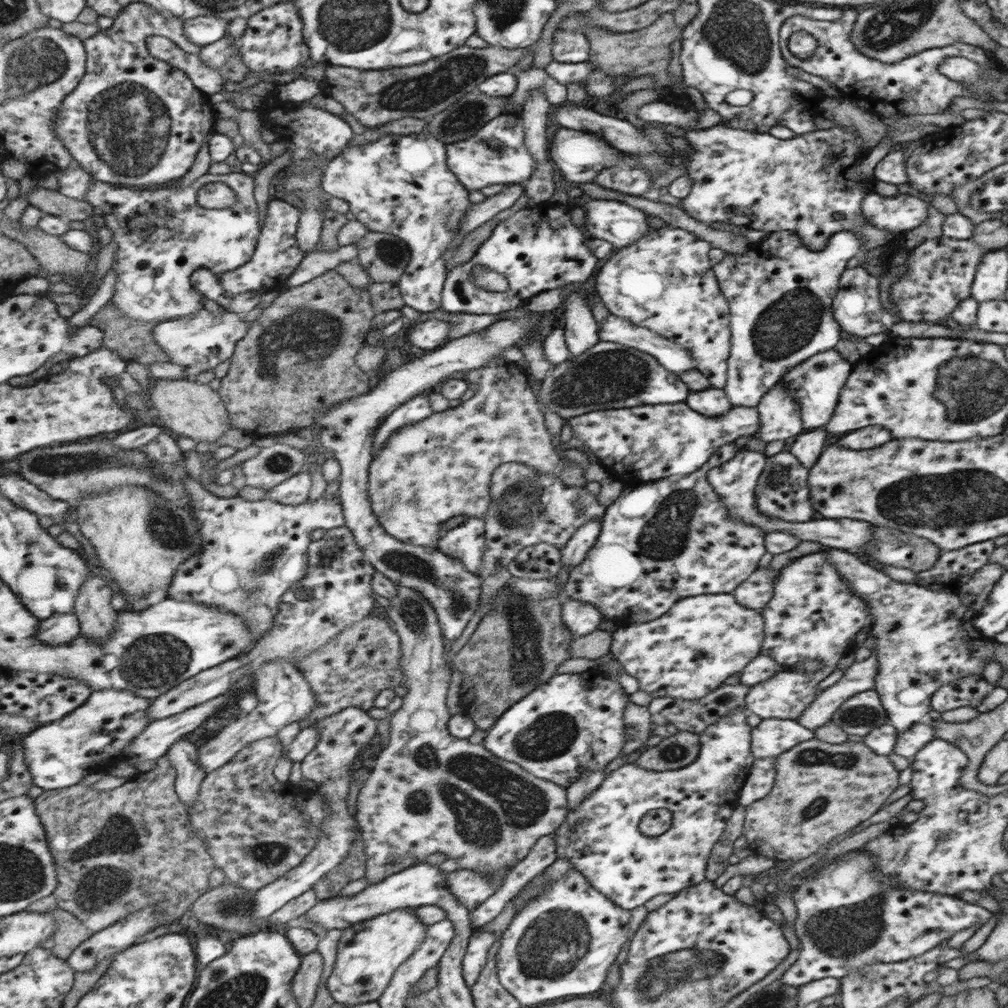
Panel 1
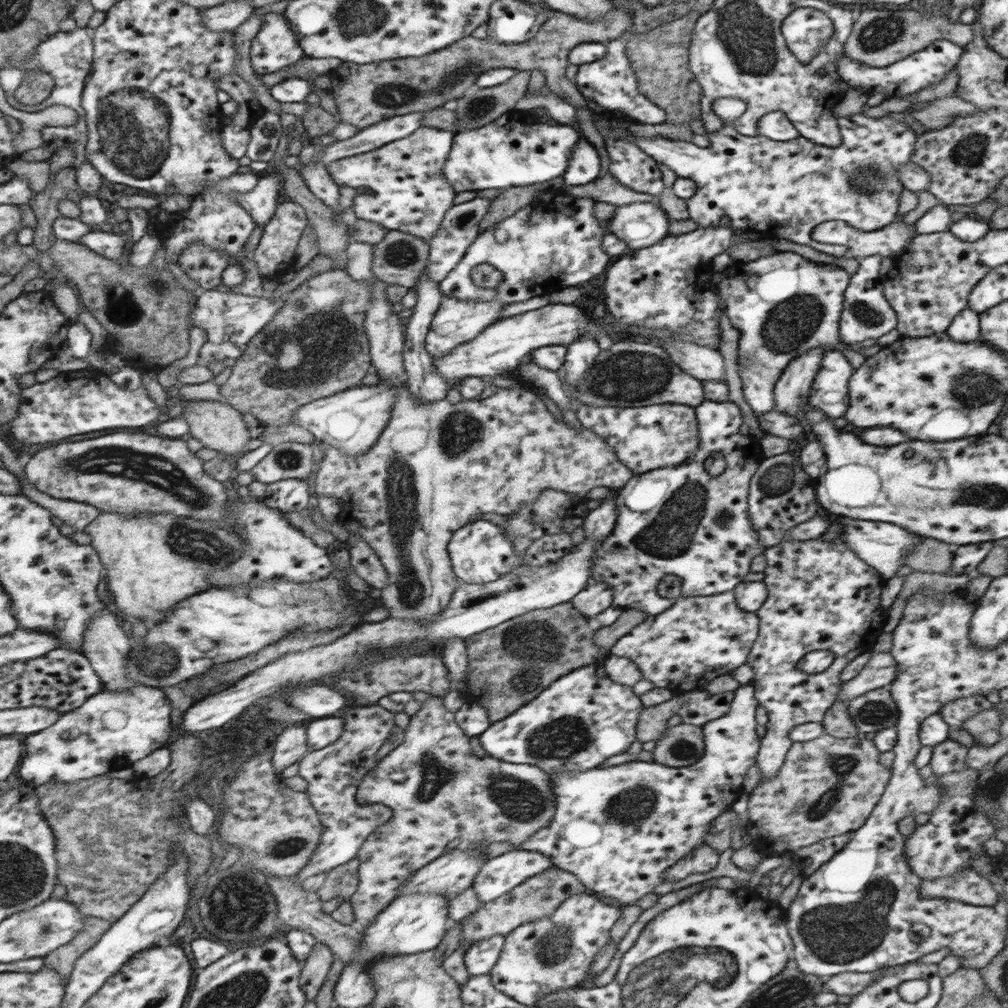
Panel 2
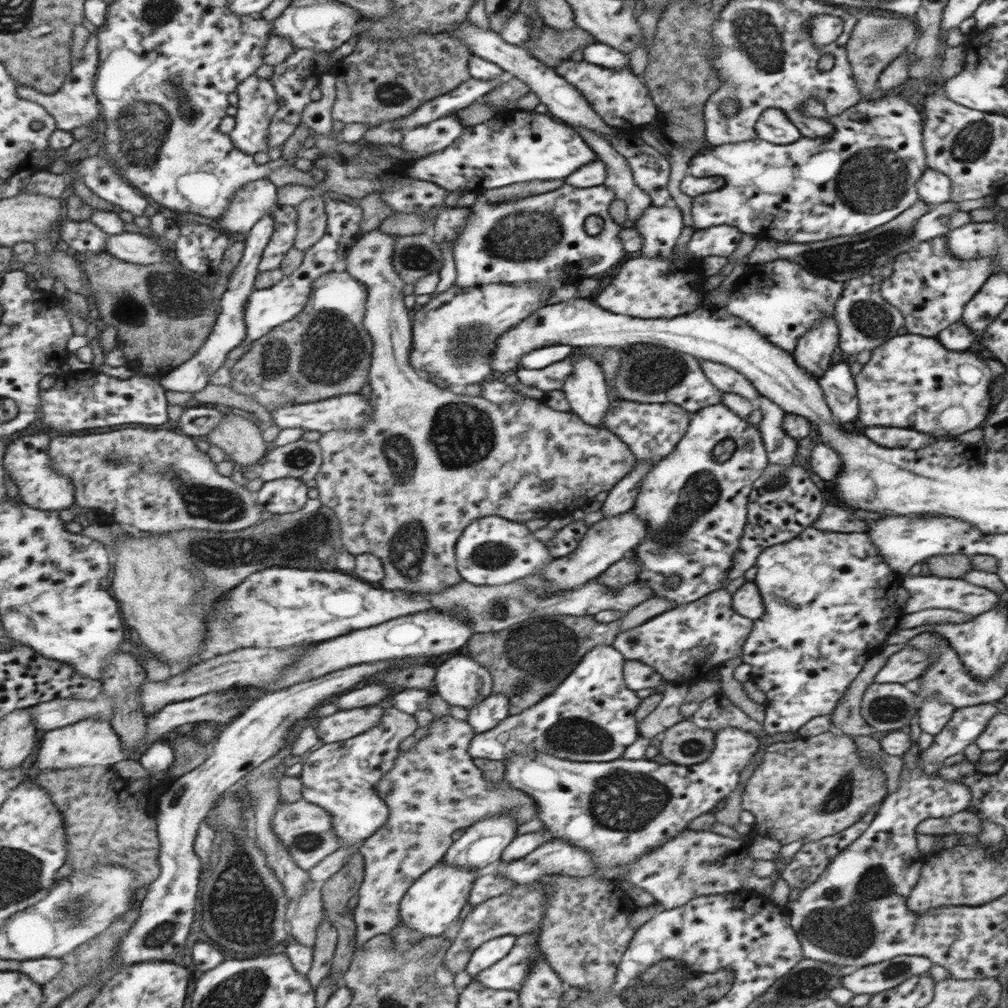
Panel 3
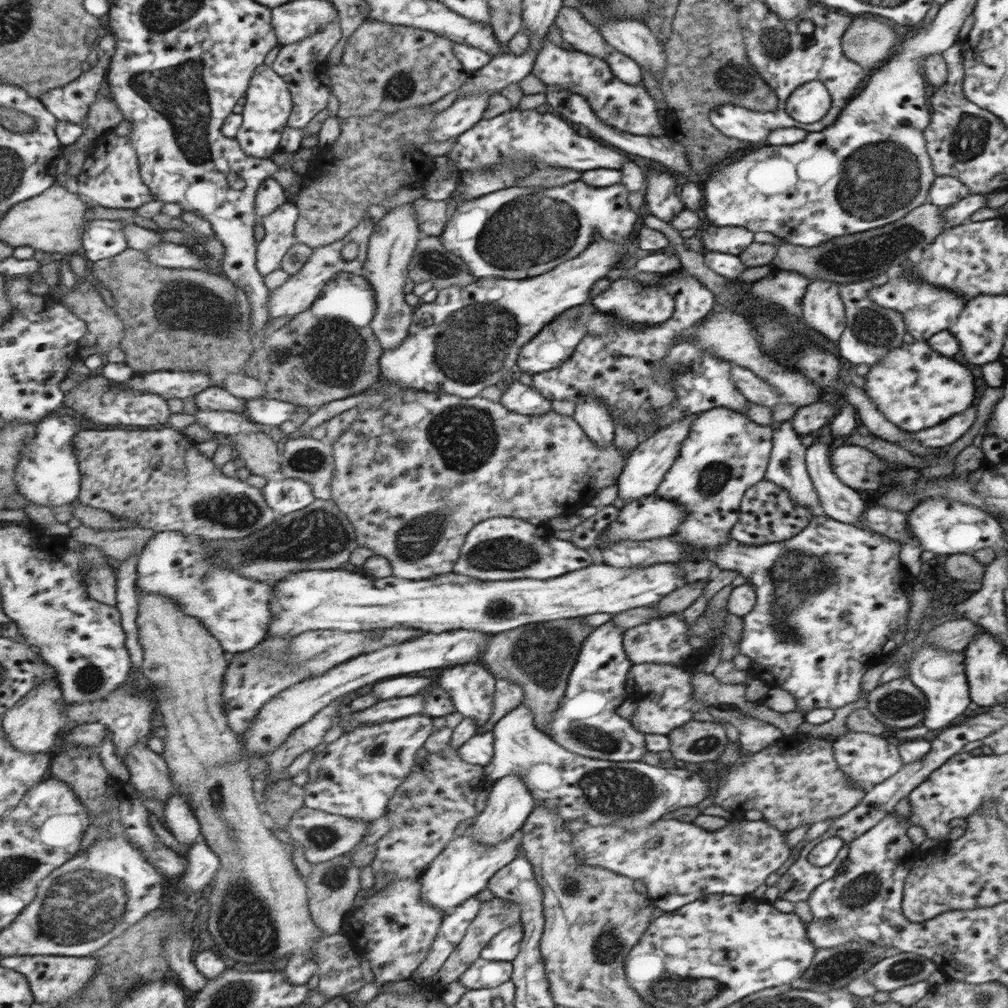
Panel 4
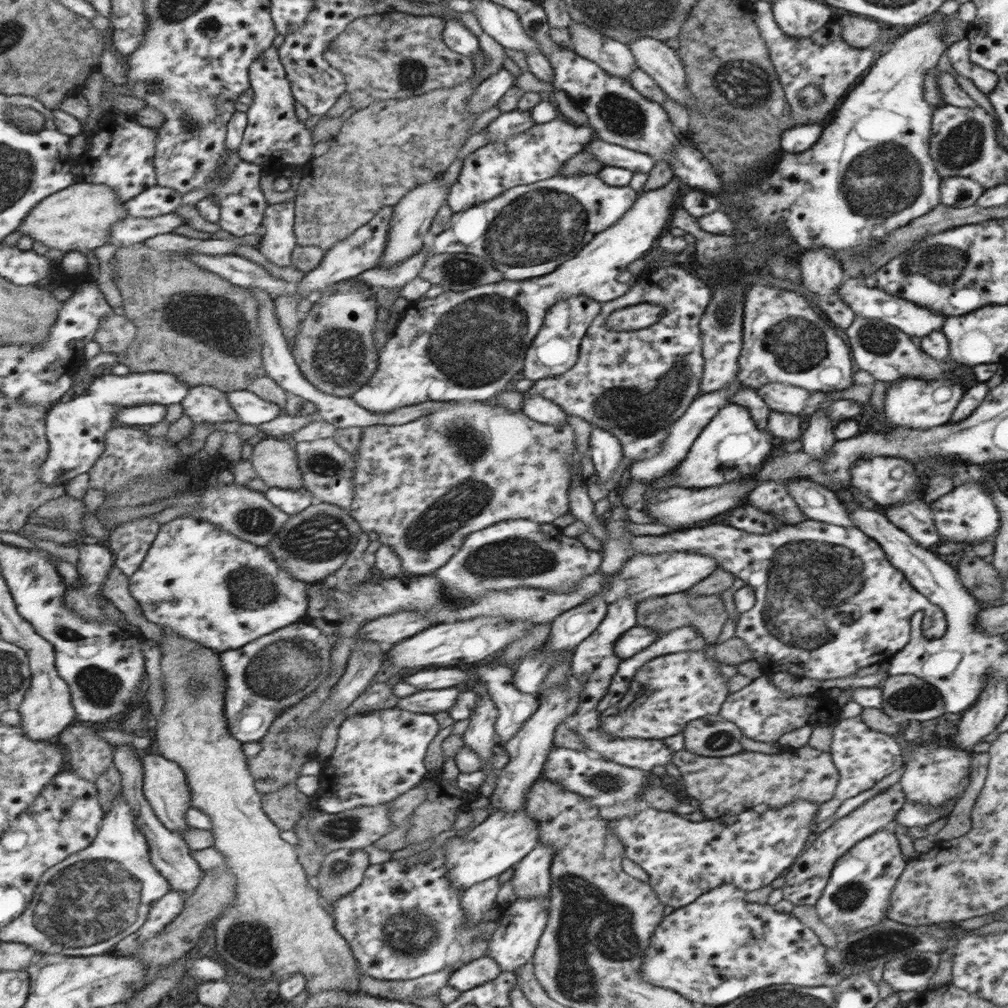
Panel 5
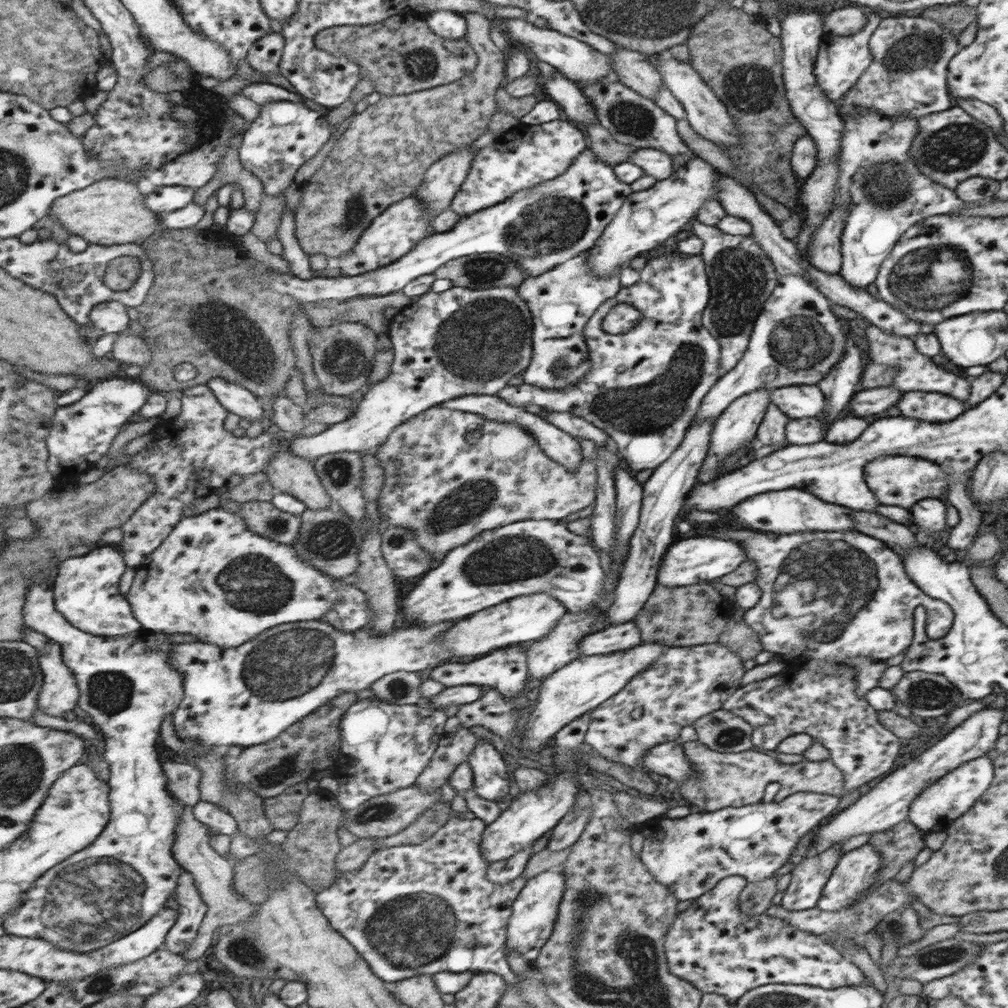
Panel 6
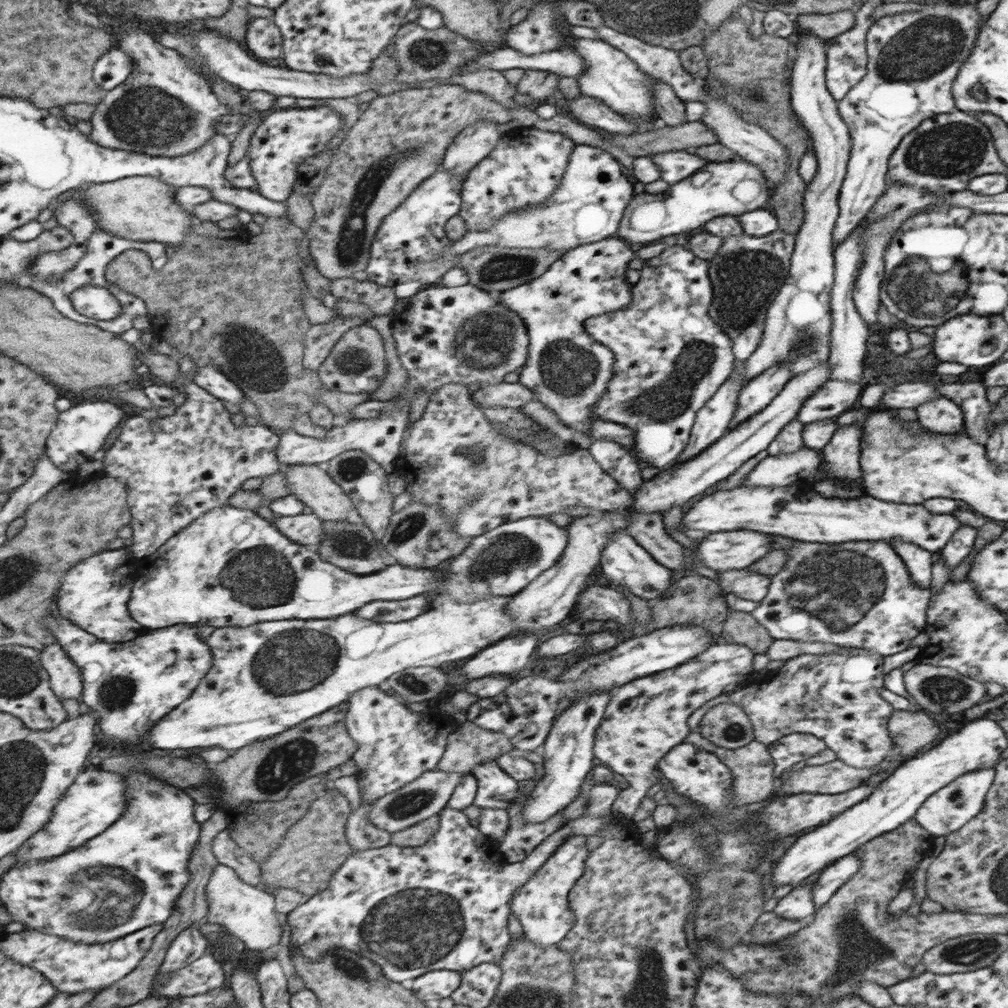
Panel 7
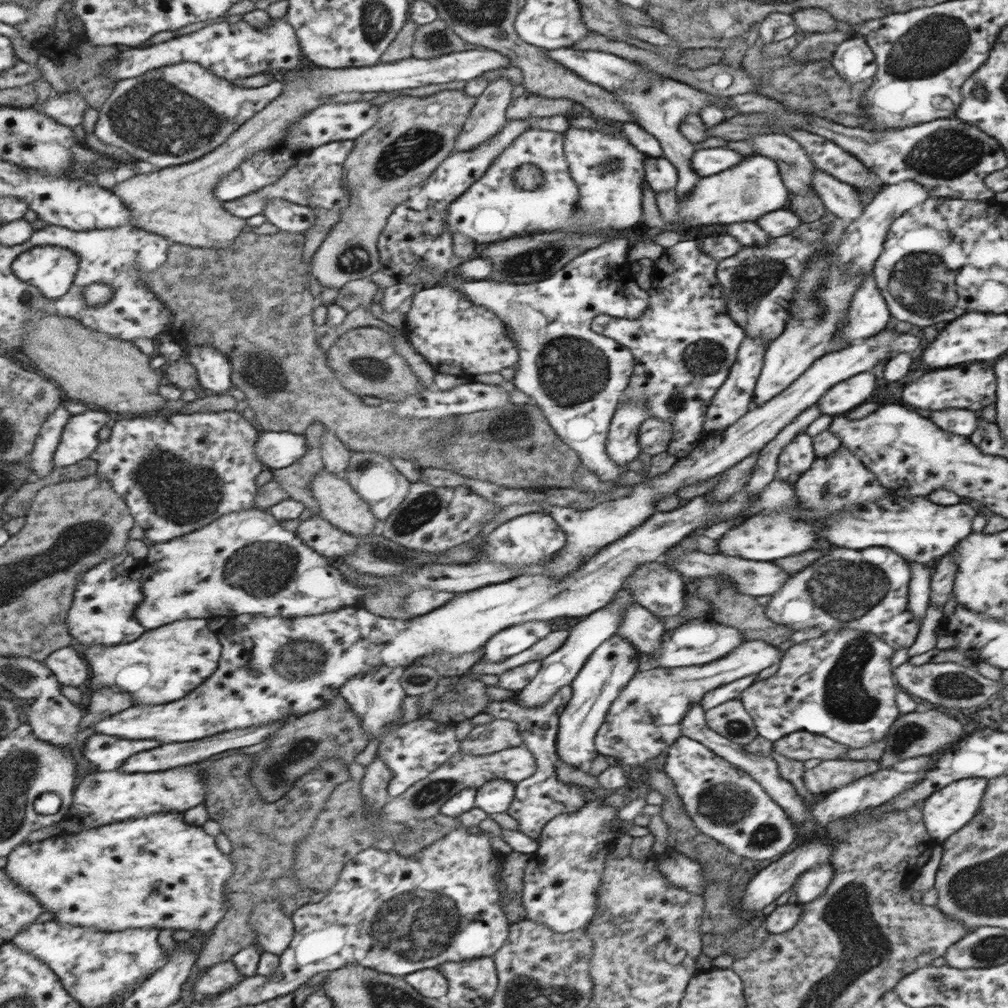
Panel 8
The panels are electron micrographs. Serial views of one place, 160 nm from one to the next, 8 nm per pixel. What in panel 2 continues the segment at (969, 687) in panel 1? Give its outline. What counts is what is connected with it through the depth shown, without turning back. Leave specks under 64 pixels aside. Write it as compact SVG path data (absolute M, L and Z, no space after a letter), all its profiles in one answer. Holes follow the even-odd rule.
M975 695L973 697L963 697L955 701L946 702L938 710L938 713L950 728L963 729L963 720L968 716L974 715L976 712L991 709L992 705L984 696Z

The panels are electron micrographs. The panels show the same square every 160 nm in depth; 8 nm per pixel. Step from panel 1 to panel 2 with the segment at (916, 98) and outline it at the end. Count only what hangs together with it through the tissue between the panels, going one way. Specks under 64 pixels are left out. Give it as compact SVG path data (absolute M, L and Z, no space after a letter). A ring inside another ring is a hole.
M798 8L783 22L781 32L789 50L803 63L821 52L833 36L833 22L811 8ZM941 38L941 40L935 40L923 50L915 52L887 67L871 68L871 66L865 66L861 62L849 59L845 55L841 56L835 62L835 65L837 65L836 73L841 77L841 81L849 86L868 92L868 95L882 92L885 98L889 98L889 96L896 96L897 94L901 96L909 95L939 83L953 69L953 66L956 66L959 58L964 53L964 48L959 47L957 43L951 43L945 38Z

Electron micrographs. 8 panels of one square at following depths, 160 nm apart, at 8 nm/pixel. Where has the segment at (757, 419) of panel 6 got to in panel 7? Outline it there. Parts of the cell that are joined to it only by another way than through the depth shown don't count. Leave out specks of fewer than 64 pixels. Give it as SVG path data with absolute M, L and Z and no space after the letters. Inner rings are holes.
M782 364L770 366L766 372L745 382L737 402L731 426L745 422L761 412L773 401L783 385L790 380L790 370Z

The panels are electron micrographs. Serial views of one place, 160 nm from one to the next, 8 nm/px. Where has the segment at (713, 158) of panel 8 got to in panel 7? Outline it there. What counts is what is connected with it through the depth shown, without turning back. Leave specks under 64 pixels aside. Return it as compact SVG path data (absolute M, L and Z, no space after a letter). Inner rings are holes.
M686 151L658 153L649 158L657 167L660 179L669 185L691 177L693 173L699 171L699 168L710 163Z

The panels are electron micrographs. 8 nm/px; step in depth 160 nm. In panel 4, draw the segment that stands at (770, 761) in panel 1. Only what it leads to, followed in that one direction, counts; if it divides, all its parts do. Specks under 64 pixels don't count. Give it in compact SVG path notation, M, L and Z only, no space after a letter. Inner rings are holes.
M823 515L812 516L811 521L803 530L787 540L759 546L747 546L747 544L741 544L738 540L729 538L725 545L715 547L715 550L706 552L705 556L715 565L716 571L731 570L731 572L737 572L739 576L747 580L747 584L754 587L757 593L757 604L754 605L749 614L742 617L743 628L737 646L738 653L746 656L752 662L748 669L749 674L754 679L764 680L767 684L780 687L781 690L786 690L792 694L795 699L794 710L802 710L806 713L819 708L839 708L839 706L845 706L845 704L857 700L861 696L859 682L861 682L861 676L865 670L873 665L886 662L886 658L891 656L890 651L893 648L897 651L899 650L897 646L903 646L903 638L907 632L907 611L909 610L906 592L910 586L915 586L917 579L915 574L911 574L910 568L900 560L899 552L901 552L901 546L894 539L859 527L849 526L849 524L838 522L836 519Z

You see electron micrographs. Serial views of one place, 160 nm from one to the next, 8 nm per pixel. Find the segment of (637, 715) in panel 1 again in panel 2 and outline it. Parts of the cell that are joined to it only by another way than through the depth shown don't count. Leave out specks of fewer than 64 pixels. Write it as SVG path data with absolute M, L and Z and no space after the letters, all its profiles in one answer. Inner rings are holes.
M677 694L672 699L661 702L650 707L643 707L641 716L638 718L637 737L639 742L657 740L667 728L668 718L675 715L677 707L680 707L684 700L684 694Z

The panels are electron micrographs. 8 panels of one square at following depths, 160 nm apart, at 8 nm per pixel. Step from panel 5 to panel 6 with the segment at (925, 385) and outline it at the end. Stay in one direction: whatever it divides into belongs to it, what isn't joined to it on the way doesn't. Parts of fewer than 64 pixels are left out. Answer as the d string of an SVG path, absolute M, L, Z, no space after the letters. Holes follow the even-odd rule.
M907 392L903 394L903 402L899 402L897 410L905 418L929 423L946 423L959 417L963 412L963 406L959 399L945 394Z

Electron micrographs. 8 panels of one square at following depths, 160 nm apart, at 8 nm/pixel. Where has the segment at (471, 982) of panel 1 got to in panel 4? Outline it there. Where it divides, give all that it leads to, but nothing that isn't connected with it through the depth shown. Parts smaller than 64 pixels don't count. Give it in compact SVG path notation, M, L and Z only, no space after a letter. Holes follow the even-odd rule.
M520 922L504 928L487 941L487 944L480 950L479 958L486 961L513 962L519 954L523 936L523 926L520 925Z

